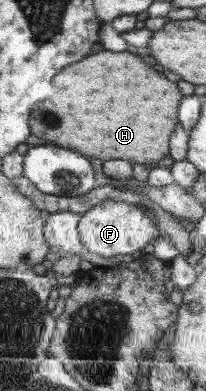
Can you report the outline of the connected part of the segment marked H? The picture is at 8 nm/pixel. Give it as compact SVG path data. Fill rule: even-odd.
M101 51L95 55L87 55L81 63L73 63L61 69L51 79L51 97L37 101L29 111L29 130L37 138L47 144L55 143L59 147L69 147L85 157L93 159L123 159L129 164L151 163L161 161L167 155L167 141L177 121L175 109L181 99L175 83L161 77L157 71L141 63L131 53L111 53Z

